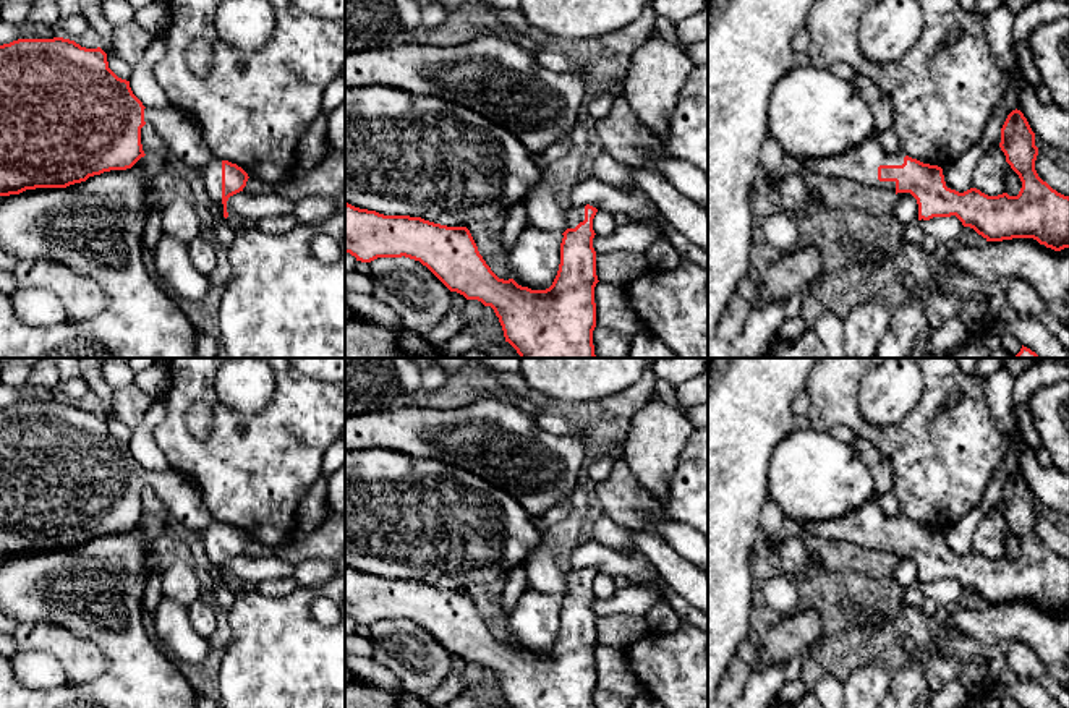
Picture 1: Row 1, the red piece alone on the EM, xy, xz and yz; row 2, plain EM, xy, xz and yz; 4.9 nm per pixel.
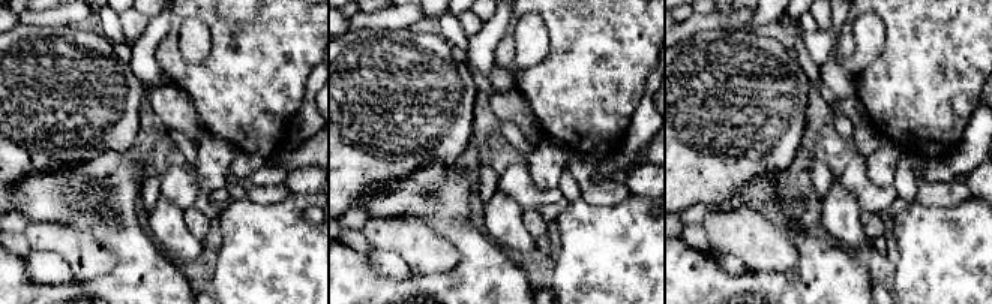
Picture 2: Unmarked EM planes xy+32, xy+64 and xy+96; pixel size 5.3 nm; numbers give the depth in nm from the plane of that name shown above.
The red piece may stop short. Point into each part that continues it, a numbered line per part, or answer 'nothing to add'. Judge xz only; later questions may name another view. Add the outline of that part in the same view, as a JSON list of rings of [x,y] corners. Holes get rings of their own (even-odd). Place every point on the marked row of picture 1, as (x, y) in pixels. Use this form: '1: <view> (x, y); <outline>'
1: xz (575, 214); [[[570,206],[565,209],[565,215],[569,228],[575,228],[580,222],[585,220],[585,206]]]

